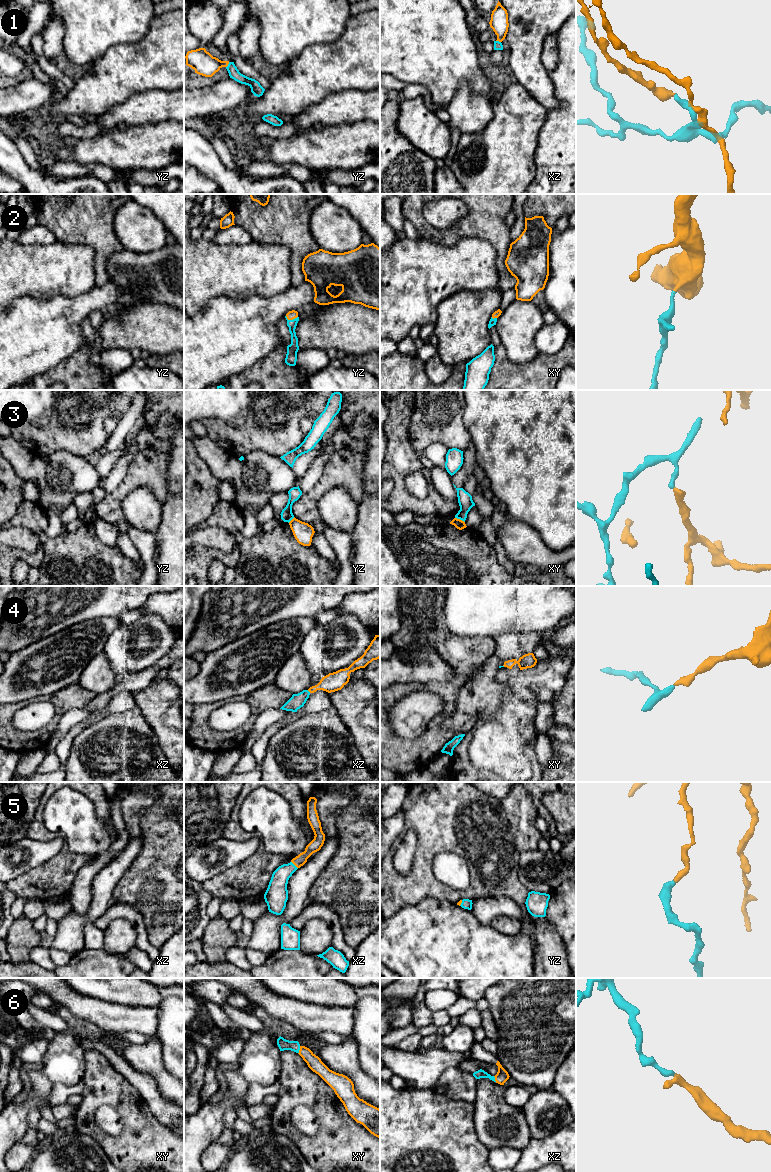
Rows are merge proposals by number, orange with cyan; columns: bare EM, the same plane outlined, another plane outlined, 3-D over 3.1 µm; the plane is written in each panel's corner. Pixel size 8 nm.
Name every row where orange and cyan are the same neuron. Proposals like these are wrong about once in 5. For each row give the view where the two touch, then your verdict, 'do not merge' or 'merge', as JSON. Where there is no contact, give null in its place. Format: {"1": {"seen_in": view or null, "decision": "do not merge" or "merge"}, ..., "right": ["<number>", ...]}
{"1": {"seen_in": "yz", "decision": "merge"}, "2": {"seen_in": "yz", "decision": "merge"}, "3": {"seen_in": "xy", "decision": "do not merge"}, "4": {"seen_in": "xz", "decision": "merge"}, "5": {"seen_in": "xz", "decision": "merge"}, "6": {"seen_in": "xy", "decision": "merge"}, "right": ["1", "2", "4", "5", "6"]}

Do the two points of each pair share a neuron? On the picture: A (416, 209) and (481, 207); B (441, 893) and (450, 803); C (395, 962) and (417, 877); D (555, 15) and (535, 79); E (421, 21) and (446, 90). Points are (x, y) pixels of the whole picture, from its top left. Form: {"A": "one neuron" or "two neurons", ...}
{"A": "one neuron", "B": "one neuron", "C": "two neurons", "D": "one neuron", "E": "one neuron"}

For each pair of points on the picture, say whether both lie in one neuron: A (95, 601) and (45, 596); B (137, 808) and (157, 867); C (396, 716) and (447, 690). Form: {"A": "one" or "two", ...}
{"A": "one", "B": "two", "C": "two"}

